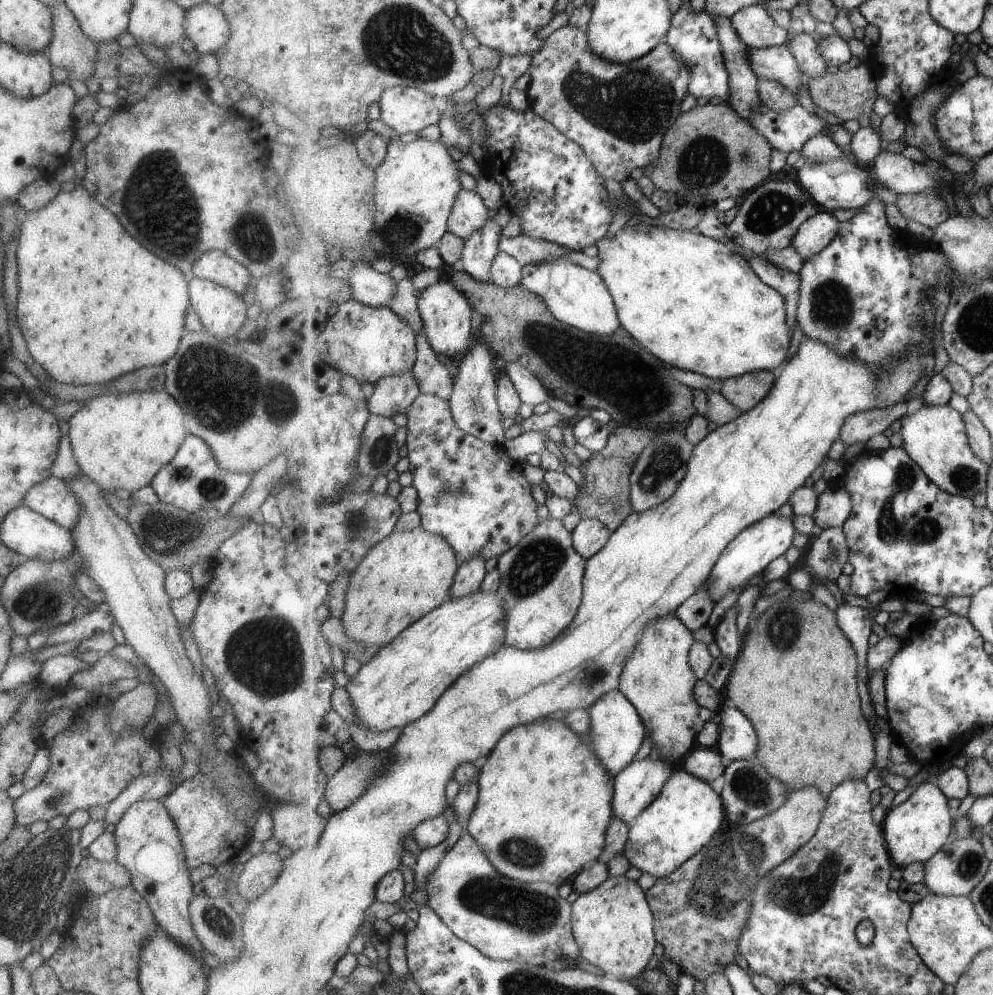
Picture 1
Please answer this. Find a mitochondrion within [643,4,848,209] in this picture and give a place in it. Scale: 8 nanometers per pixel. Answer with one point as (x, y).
(704, 150)

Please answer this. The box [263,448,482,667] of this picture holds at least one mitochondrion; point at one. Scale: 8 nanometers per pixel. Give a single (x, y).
(356, 524)

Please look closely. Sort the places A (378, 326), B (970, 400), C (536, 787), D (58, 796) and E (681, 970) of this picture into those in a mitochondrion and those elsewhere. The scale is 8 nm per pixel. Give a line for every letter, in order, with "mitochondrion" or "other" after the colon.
A: other
B: other
C: other
D: mitochondrion
E: other

